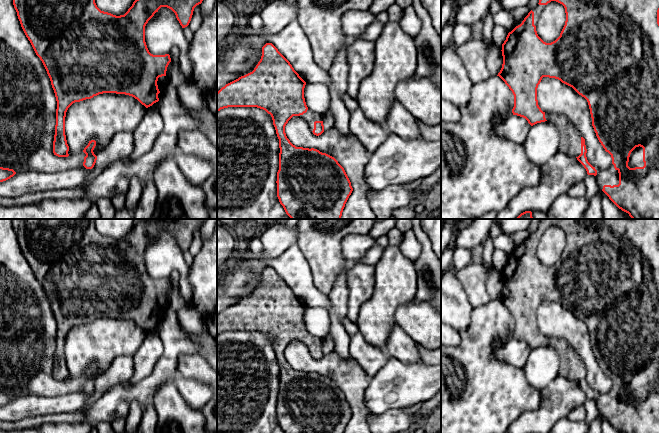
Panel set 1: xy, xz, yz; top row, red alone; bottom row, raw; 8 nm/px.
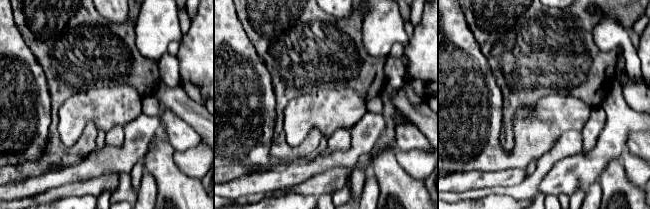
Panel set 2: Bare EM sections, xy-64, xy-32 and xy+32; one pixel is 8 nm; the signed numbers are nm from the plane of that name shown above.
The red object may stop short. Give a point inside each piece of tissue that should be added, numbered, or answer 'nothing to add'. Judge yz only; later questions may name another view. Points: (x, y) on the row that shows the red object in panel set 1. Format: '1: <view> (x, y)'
1: yz (538, 9)
2: yz (569, 139)
3: yz (636, 157)
4: yz (610, 176)

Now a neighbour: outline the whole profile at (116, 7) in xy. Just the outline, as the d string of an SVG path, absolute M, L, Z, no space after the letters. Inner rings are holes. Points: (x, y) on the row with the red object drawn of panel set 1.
M95 0L97 7L116 16L124 15L134 0Z

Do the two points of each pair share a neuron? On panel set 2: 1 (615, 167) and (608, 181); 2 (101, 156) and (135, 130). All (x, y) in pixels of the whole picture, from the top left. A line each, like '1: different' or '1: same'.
1: same
2: same

